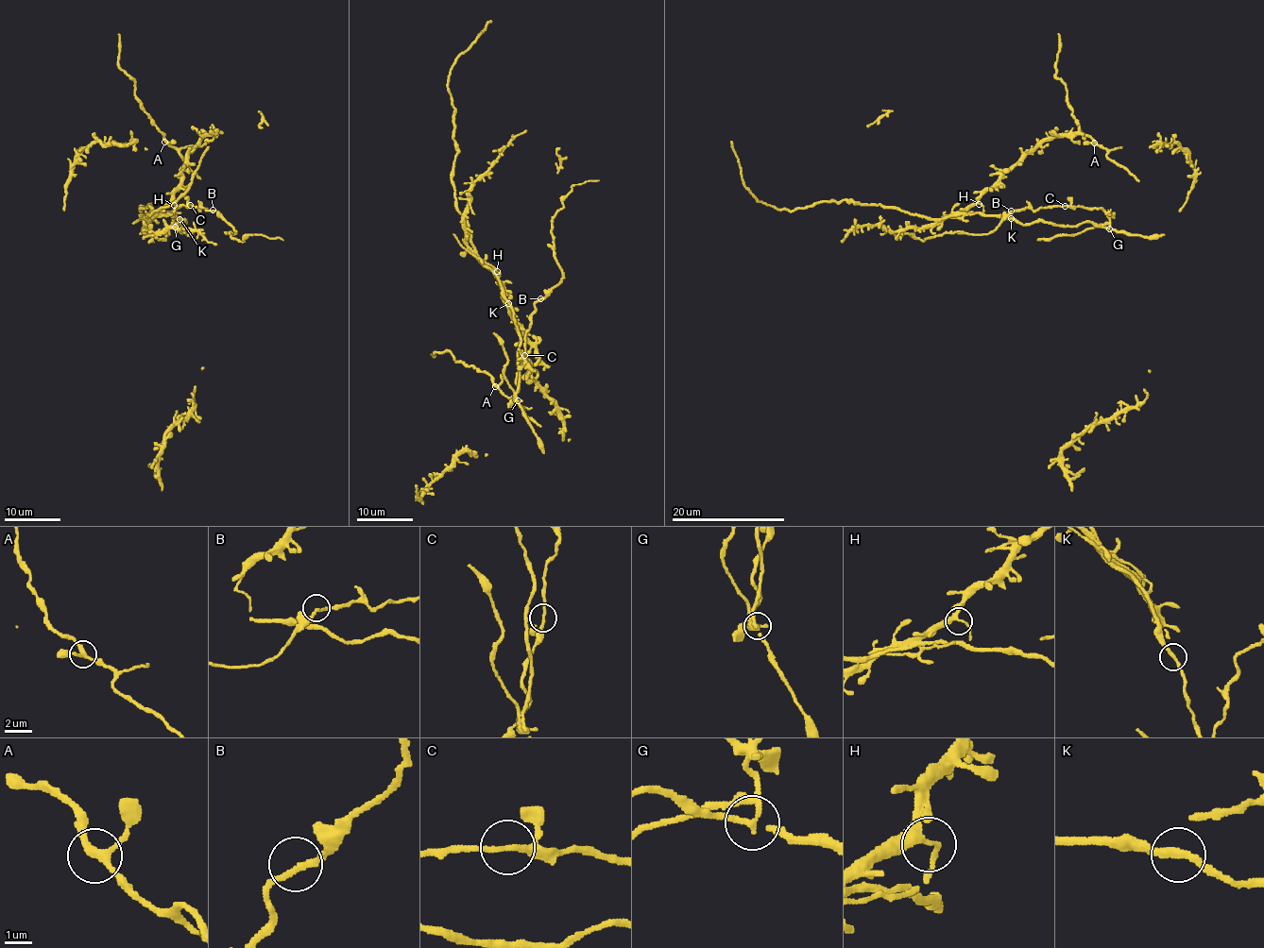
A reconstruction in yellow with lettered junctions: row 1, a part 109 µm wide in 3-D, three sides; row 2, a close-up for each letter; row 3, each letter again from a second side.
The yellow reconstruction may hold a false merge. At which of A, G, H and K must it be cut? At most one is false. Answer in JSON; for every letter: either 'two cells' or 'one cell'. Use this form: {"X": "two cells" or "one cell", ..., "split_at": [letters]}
{"A": "one cell", "G": "two cells", "H": "one cell", "K": "one cell", "split_at": ["G"]}

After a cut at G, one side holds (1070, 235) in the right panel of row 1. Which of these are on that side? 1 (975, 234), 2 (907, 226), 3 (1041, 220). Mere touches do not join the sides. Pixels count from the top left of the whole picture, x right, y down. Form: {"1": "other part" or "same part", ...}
{"1": "same part", "2": "other part", "3": "other part"}

